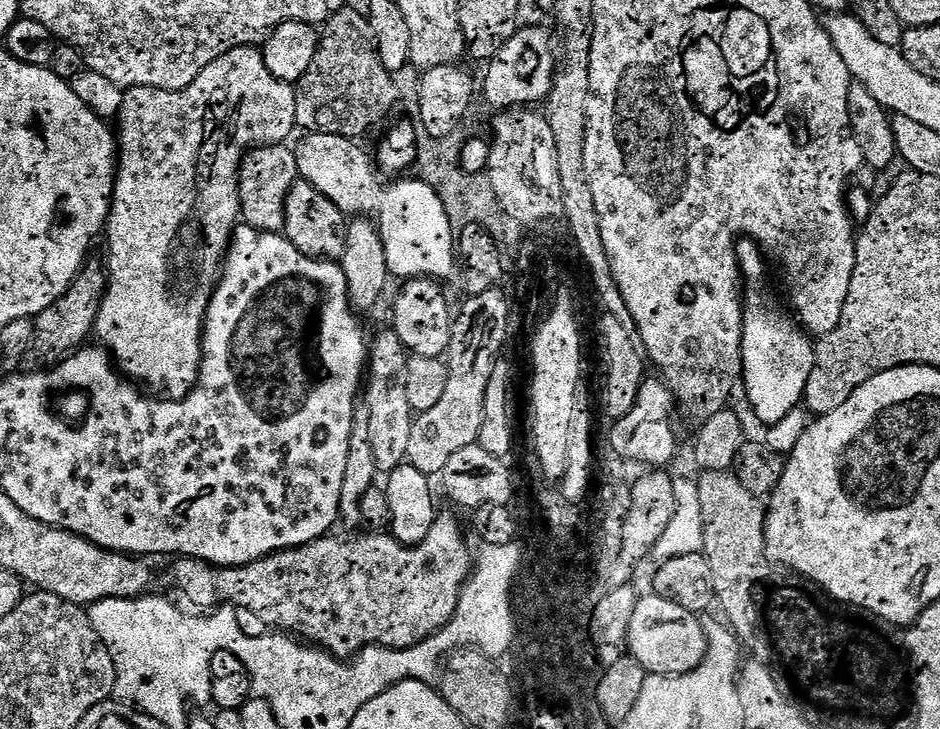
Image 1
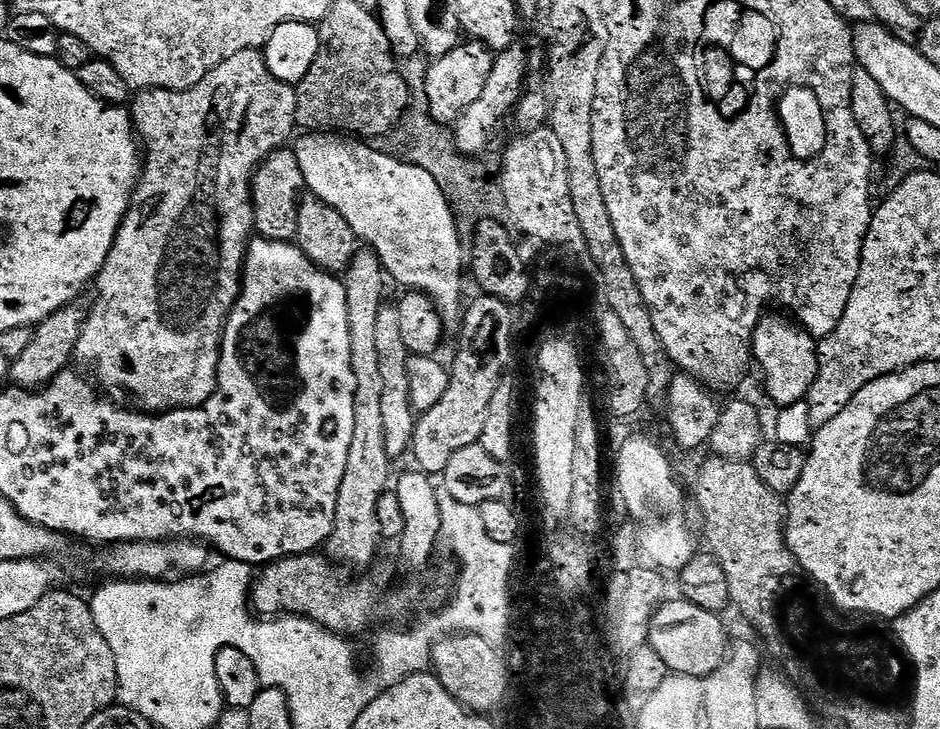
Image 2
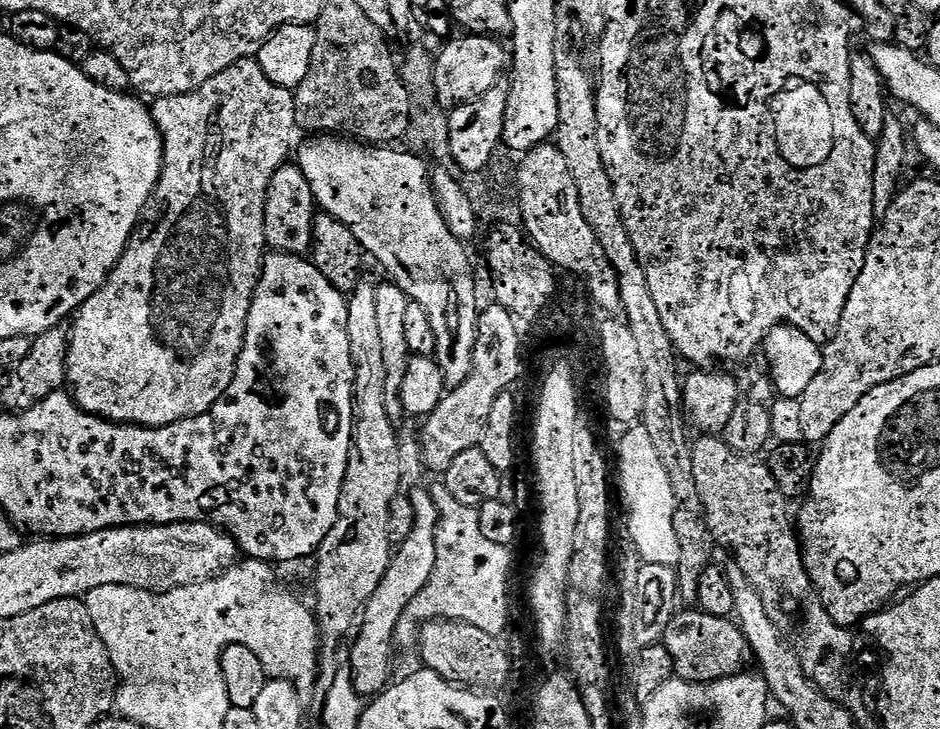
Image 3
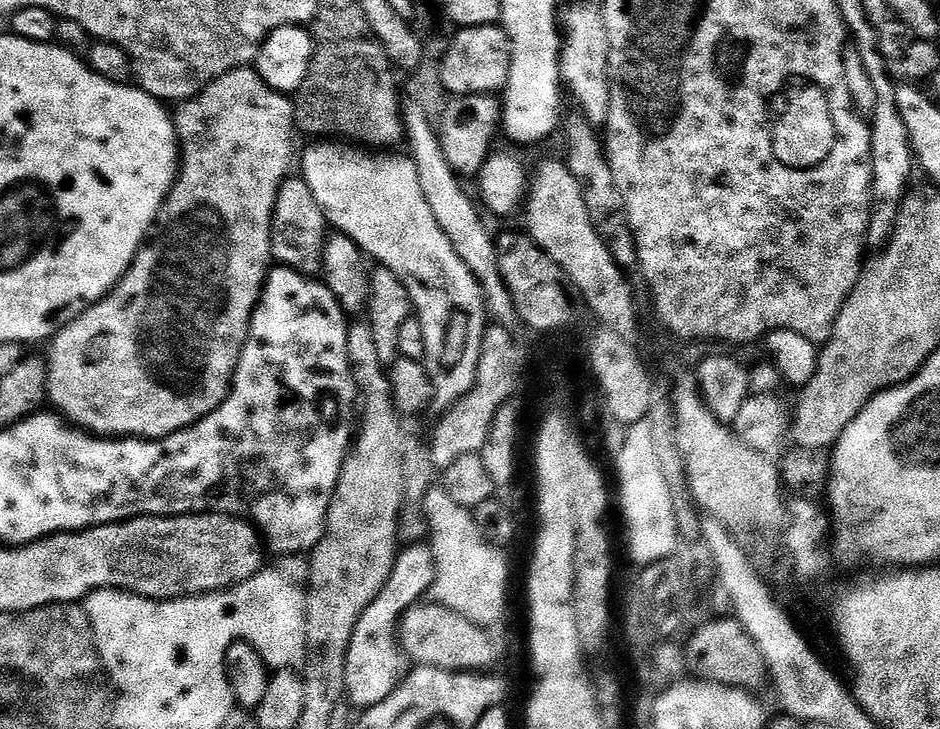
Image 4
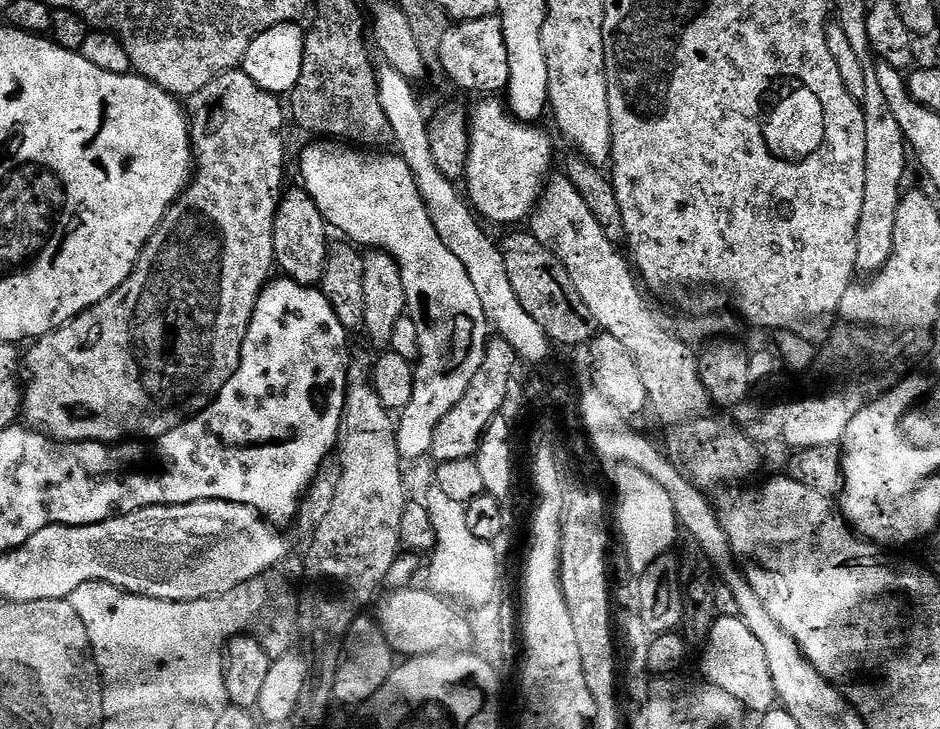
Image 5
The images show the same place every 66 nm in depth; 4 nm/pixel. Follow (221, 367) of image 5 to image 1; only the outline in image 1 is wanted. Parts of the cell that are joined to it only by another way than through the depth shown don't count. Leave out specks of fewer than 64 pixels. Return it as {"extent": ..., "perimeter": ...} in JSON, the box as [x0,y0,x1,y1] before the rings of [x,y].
{"extent":[94,46,297,400],"perimeter":[[[256,46],[235,48],[222,58],[210,62],[190,86],[182,90],[162,90],[161,88],[130,88],[124,93],[122,110],[118,117],[118,169],[116,172],[116,189],[112,192],[112,211],[108,213],[106,237],[108,236],[108,293],[100,307],[100,314],[96,319],[94,333],[97,340],[118,361],[118,368],[125,377],[149,384],[157,393],[165,397],[182,400],[190,395],[192,389],[200,382],[200,364],[204,361],[203,338],[208,319],[208,307],[212,296],[216,293],[216,286],[220,283],[224,271],[224,257],[232,247],[232,238],[242,220],[240,210],[240,178],[244,155],[261,144],[283,144],[292,131],[297,131],[296,122],[296,94],[297,89],[287,80],[280,80],[272,72],[263,51]]]}

